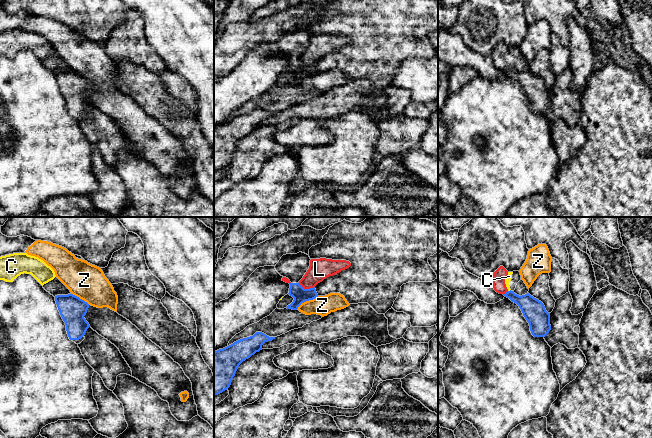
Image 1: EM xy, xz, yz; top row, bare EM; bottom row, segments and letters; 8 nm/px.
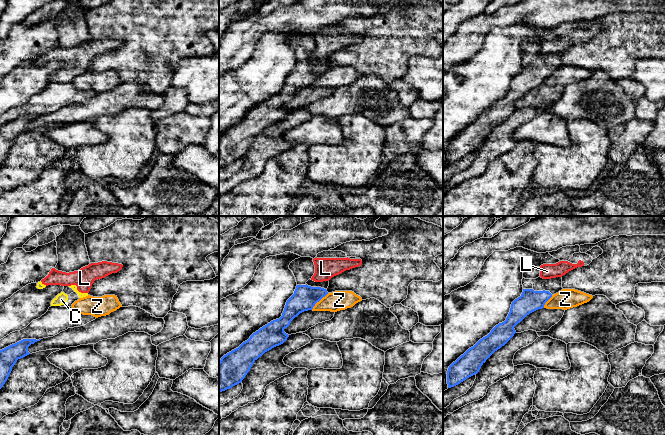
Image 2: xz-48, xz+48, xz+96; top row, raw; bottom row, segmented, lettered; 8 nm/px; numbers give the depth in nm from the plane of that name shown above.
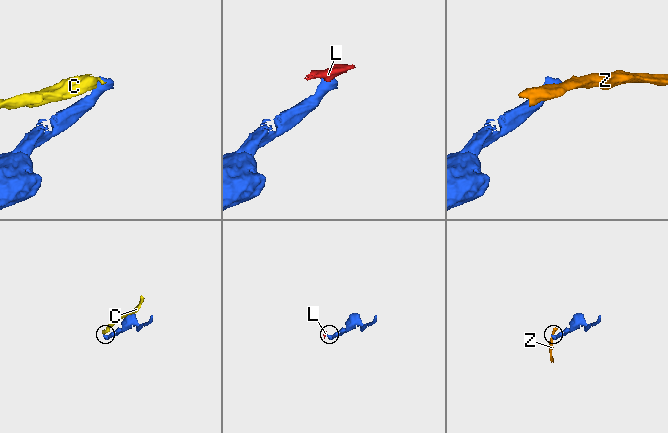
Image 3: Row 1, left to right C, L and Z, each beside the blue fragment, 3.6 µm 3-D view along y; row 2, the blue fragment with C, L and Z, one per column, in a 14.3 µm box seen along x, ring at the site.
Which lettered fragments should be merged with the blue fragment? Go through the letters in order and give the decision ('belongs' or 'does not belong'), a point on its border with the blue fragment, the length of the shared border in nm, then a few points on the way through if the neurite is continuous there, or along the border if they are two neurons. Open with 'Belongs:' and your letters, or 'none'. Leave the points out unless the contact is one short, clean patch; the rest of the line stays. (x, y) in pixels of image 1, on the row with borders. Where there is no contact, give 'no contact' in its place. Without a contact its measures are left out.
Belongs: none
C: does not belong; contact yz (510, 290); length 30 nm; border yz (510, 289), (508, 291)
L: does not belong; contact xz (306, 289); length 140 nm; border xz (298, 283), (304, 288), (314, 287)
Z: does not belong; contact xz (307, 300); length 220 nm; border xz (318, 296), (304, 301), (296, 309)

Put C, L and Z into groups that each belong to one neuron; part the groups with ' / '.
C L / Z

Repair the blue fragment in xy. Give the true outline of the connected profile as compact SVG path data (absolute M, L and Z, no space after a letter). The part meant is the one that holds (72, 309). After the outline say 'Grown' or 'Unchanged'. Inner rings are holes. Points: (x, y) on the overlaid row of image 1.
M73 294L57 295L55 301L65 322L69 339L80 344L85 339L84 335L90 327L84 318L89 304Z. Grown

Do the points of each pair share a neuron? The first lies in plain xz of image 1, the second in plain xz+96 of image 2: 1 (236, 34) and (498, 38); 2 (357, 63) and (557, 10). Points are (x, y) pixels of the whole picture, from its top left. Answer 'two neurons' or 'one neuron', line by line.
1: two neurons
2: two neurons

